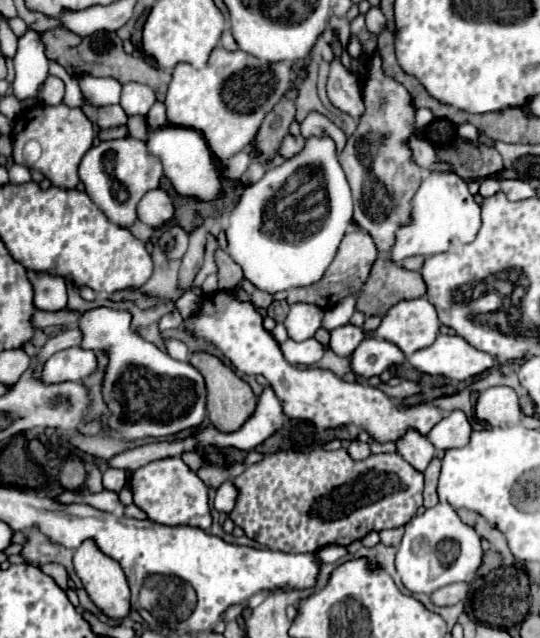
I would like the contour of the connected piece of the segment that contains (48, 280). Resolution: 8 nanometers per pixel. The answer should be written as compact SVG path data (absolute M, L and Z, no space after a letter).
M28 272L28 280L34 288L34 306L46 312L58 312L68 308L68 290L62 276L48 272Z

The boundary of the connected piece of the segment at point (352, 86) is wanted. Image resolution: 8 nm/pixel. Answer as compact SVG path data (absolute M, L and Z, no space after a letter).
M334 58L330 64L330 76L328 76L328 98L332 104L344 112L348 112L356 122L360 120L364 112L364 102L360 96L360 82L358 78L340 62L340 58Z

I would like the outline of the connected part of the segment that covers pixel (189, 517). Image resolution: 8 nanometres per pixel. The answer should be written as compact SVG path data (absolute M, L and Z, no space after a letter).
M164 458L152 464L138 468L132 476L132 494L134 504L142 508L152 522L166 524L166 526L194 526L208 530L212 524L210 506L208 506L208 488L192 472L182 458Z

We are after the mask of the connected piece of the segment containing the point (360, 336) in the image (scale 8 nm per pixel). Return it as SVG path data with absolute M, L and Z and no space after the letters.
M346 324L346 326L336 328L336 330L330 332L330 348L332 348L338 356L348 358L348 356L352 356L354 348L356 348L366 336L368 336L368 334L366 334L362 328L352 326L352 324Z

